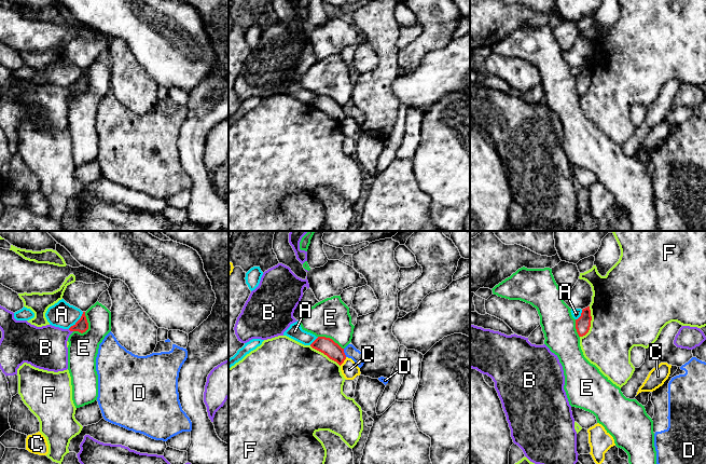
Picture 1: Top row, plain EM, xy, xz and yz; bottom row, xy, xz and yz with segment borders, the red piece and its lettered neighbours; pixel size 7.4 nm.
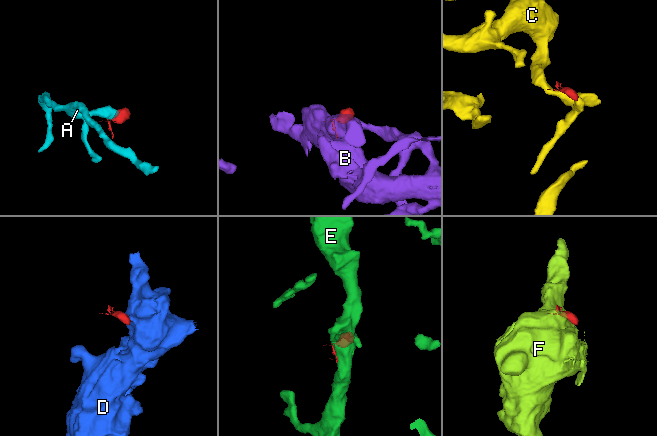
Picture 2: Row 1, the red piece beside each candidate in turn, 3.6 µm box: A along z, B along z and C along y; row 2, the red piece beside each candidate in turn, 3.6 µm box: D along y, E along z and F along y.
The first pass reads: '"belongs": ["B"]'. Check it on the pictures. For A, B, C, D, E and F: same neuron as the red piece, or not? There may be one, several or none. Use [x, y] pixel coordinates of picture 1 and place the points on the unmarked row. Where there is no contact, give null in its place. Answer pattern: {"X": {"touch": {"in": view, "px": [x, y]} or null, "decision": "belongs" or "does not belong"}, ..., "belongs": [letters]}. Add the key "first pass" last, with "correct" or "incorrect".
{"A": {"touch": {"in": "xy", "px": [78, 79]}, "decision": "does not belong"}, "B": {"touch": {"in": "xy", "px": [70, 89]}, "decision": "belongs"}, "C": {"touch": {"in": "xz", "px": [343, 120]}, "decision": "does not belong"}, "D": {"touch": {"in": "xz", "px": [344, 111]}, "decision": "does not belong"}, "E": {"touch": {"in": "xy", "px": [87, 85]}, "decision": "does not belong"}, "F": {"touch": {"in": "yz", "px": [590, 81]}, "decision": "does not belong"}, "belongs": ["B"], "first pass": "correct"}

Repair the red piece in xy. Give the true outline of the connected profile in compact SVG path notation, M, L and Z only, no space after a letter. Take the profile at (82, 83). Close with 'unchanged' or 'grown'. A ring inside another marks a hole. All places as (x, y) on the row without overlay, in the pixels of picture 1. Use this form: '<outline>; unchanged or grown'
M0 64L0 87L2 90L2 96L0 98L0 127L6 135L9 148L13 155L18 151L17 127L24 121L47 129L58 131L67 128L68 96L73 90L85 91L88 87L88 81L85 70L83 70L81 77L69 87L63 87L52 83L37 85L27 79L16 79L13 70Z; grown

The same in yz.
M590 65L582 68L581 74L576 78L576 87L579 93L579 95L585 94L591 85L591 68Z; unchanged

